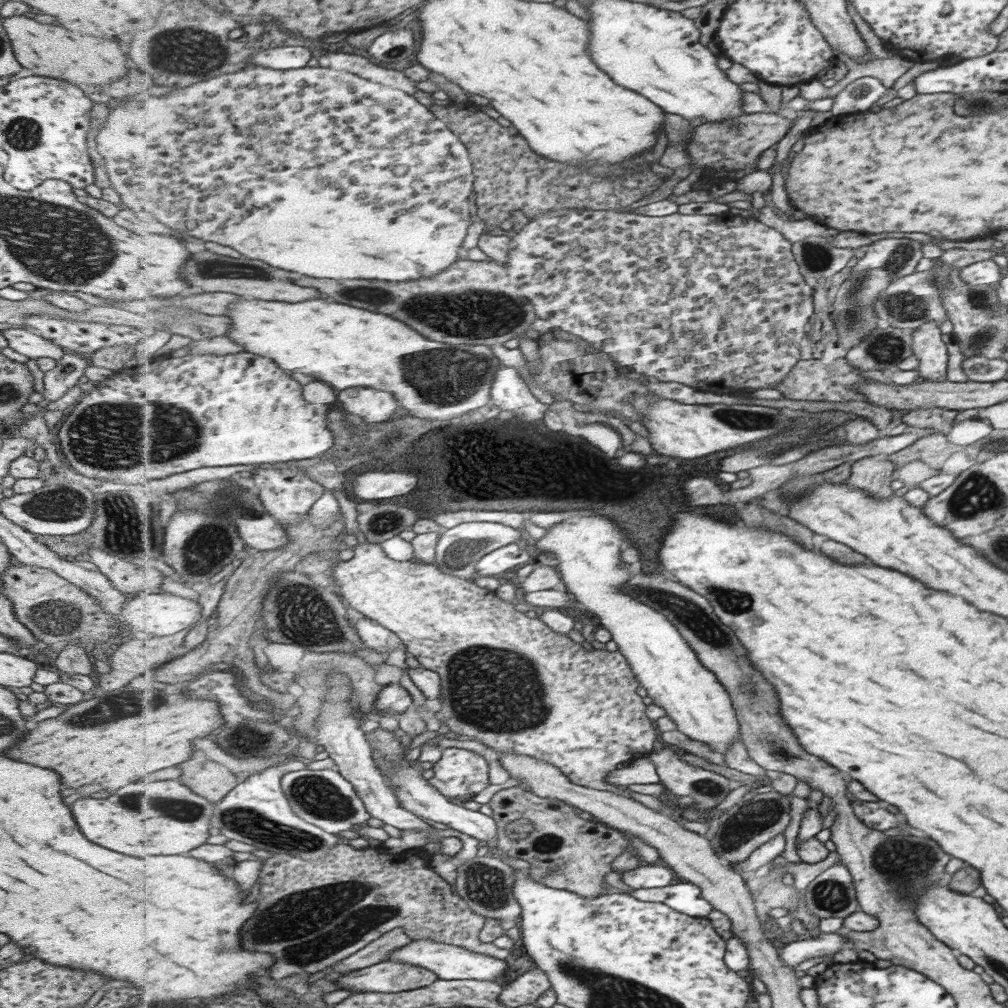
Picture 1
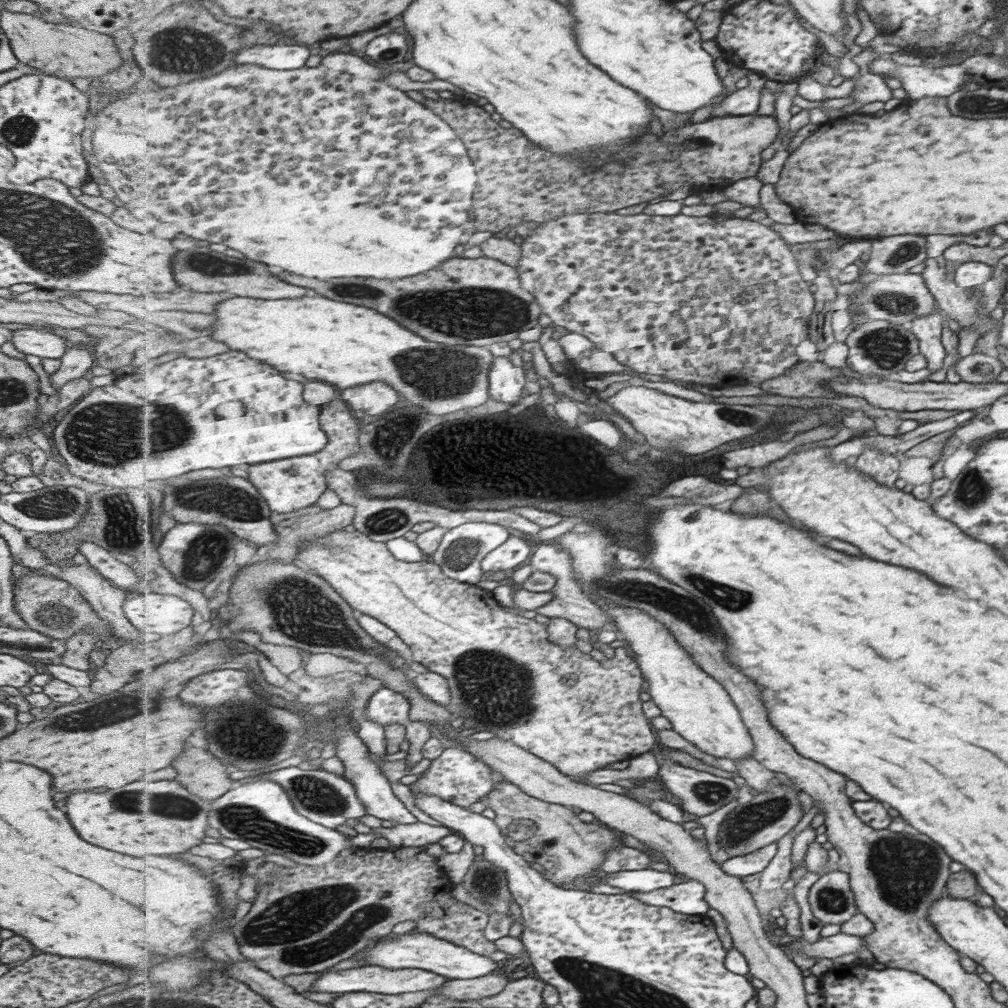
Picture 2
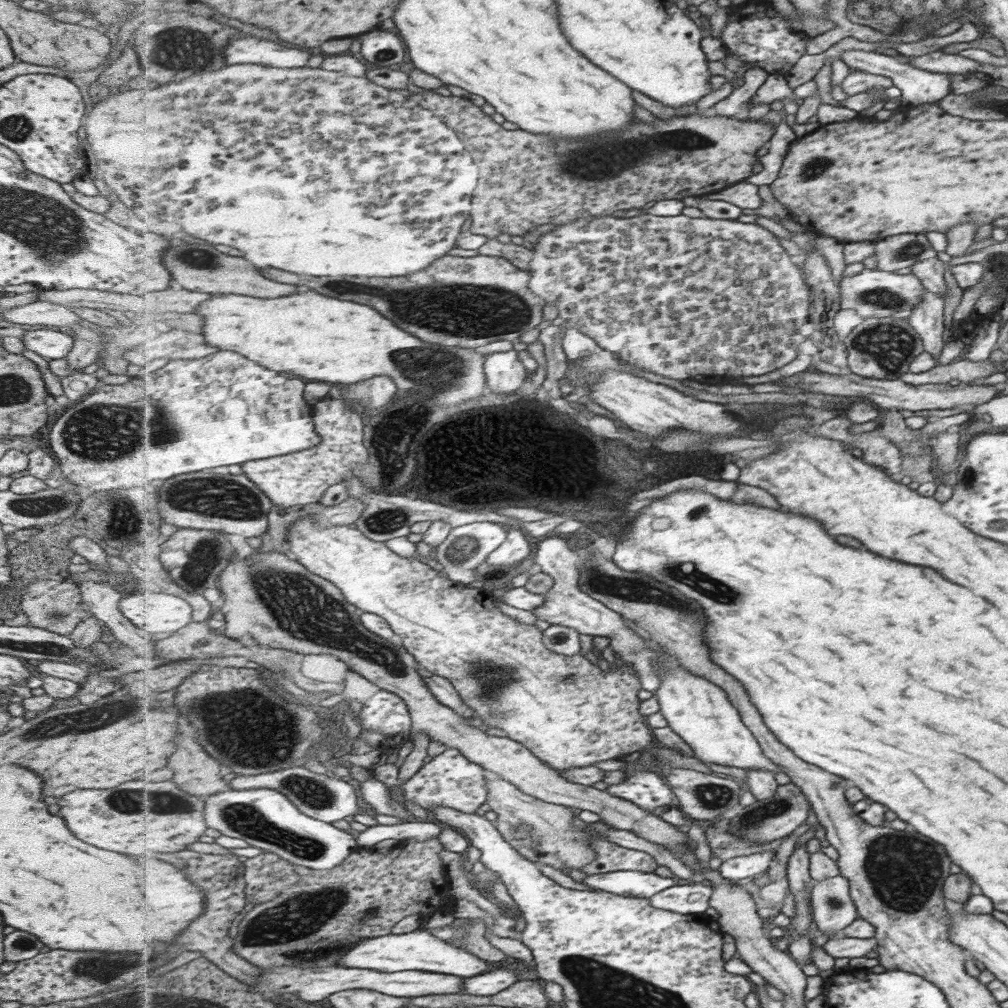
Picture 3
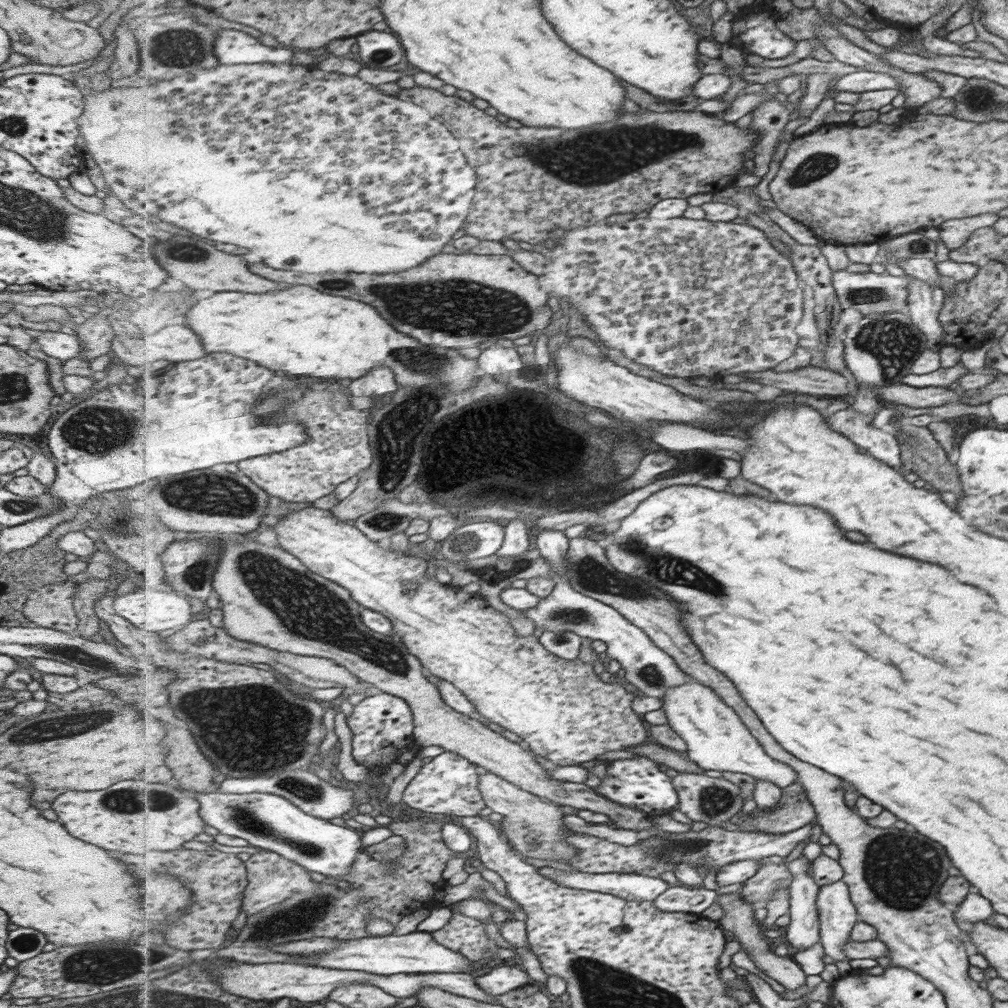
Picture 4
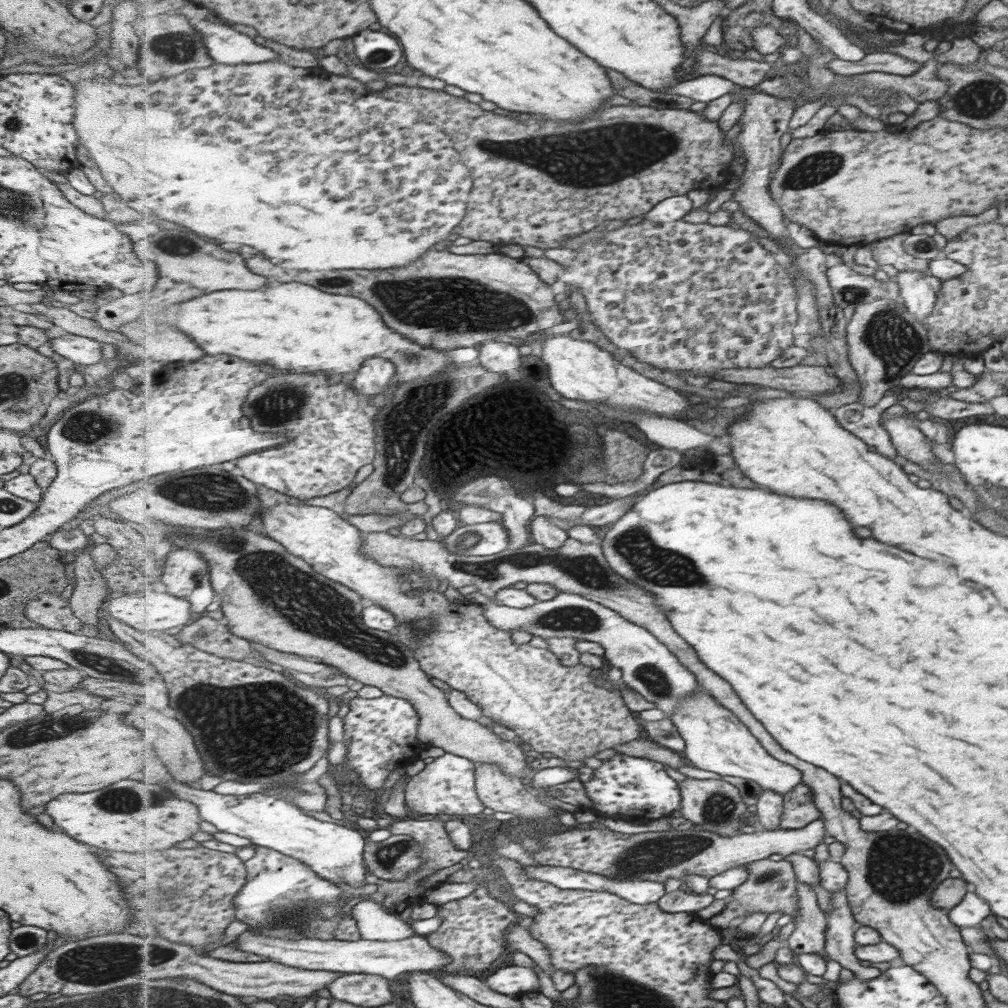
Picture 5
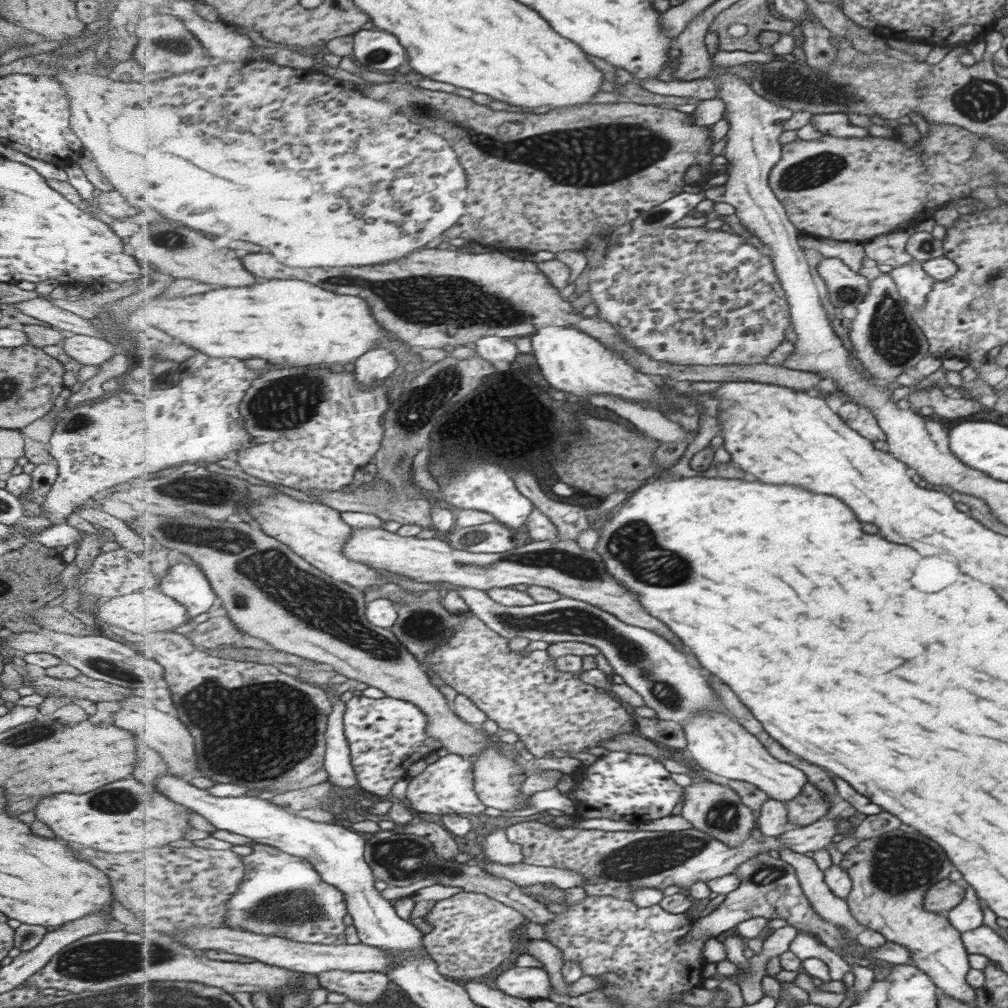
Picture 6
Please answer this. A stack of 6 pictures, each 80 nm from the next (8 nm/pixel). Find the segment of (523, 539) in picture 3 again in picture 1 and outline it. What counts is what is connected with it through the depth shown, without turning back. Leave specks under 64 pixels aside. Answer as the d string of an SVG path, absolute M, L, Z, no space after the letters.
M516 542L485 555L476 564L476 573L481 577L495 578L495 574L503 574L515 566L531 562L531 554L525 550L520 542Z

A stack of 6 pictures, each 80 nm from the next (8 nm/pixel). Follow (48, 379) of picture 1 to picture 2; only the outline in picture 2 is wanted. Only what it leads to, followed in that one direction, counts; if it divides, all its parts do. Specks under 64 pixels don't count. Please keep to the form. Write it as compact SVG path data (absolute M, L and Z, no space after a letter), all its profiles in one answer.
M69 345L60 358L59 368L49 374L50 384L58 392L65 382L82 377L94 364L95 356L91 346L87 348L85 345Z

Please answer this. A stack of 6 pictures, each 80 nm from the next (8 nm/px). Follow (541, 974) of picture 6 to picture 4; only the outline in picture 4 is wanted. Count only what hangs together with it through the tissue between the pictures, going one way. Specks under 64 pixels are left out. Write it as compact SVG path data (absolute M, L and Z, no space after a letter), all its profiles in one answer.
M514 965L497 967L476 979L479 986L493 994L494 998L534 983L524 969L516 968Z

